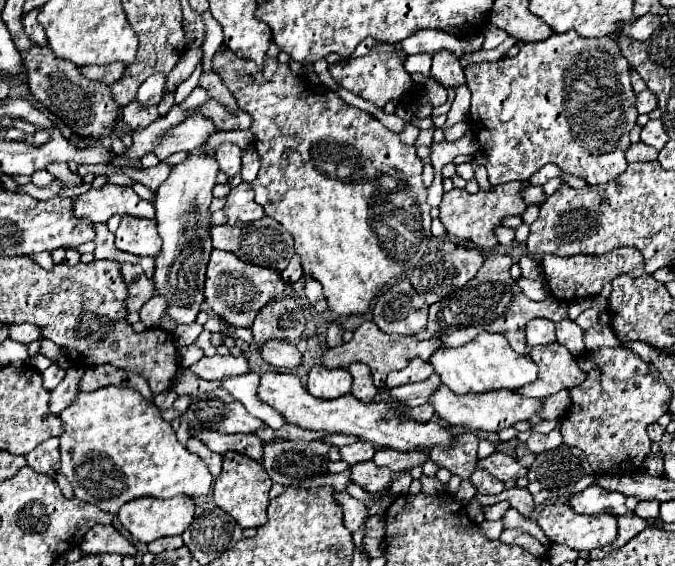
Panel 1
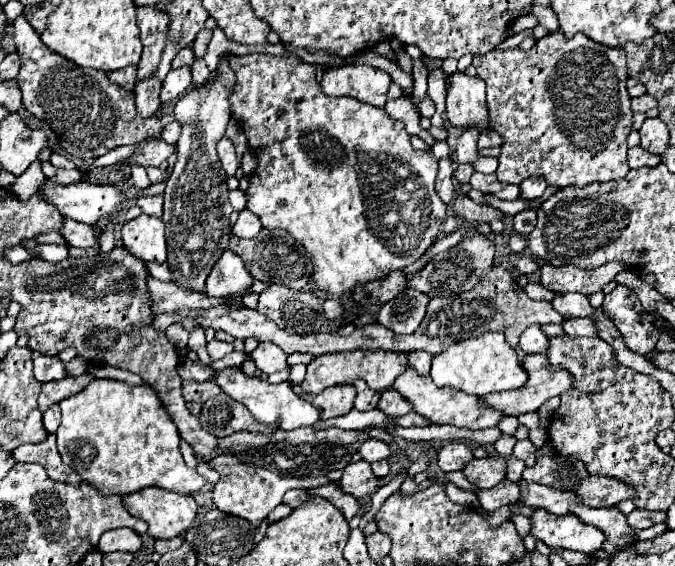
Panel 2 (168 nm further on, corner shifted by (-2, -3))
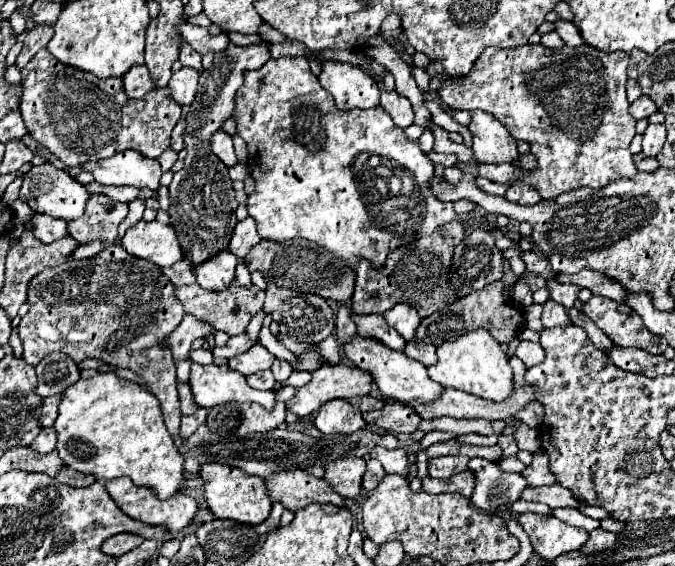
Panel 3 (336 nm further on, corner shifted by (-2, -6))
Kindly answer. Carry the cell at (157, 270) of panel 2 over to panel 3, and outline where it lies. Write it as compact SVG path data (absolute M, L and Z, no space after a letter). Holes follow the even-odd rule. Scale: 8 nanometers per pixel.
M184 260L176 262L176 264L174 264L174 266L170 266L170 268L164 268L162 272L164 272L164 276L166 276L166 278L170 278L170 282L172 282L174 286L194 284L194 282L196 282L194 272L192 272L192 266L190 266L188 262L184 262Z

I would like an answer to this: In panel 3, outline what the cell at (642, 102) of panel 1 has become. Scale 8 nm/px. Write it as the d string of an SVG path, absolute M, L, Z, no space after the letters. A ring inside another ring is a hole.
M640 96L638 100L634 100L630 104L630 114L636 118L636 120L642 120L642 118L648 118L650 114L656 112L656 104L648 98L648 96Z

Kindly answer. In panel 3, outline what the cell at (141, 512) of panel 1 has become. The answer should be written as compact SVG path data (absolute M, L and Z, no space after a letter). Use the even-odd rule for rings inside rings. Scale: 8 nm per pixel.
M116 478L116 480L108 480L106 482L106 490L108 494L114 498L114 502L118 504L118 508L128 514L130 518L134 520L140 520L144 524L150 524L150 526L164 526L170 534L176 534L176 532L182 532L186 526L192 524L192 518L196 516L196 510L198 510L198 504L192 496L186 496L186 494L174 494L172 498L168 500L160 500L156 496L156 492L152 488L146 488L146 486L136 486L132 480L128 478Z

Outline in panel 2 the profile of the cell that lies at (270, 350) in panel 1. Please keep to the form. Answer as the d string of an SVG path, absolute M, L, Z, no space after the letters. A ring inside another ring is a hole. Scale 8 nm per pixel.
M260 343L246 357L254 361L256 369L260 369L262 373L268 373L268 375L276 373L276 371L282 371L284 367L288 367L284 351L280 351L280 347L276 347L274 343Z

